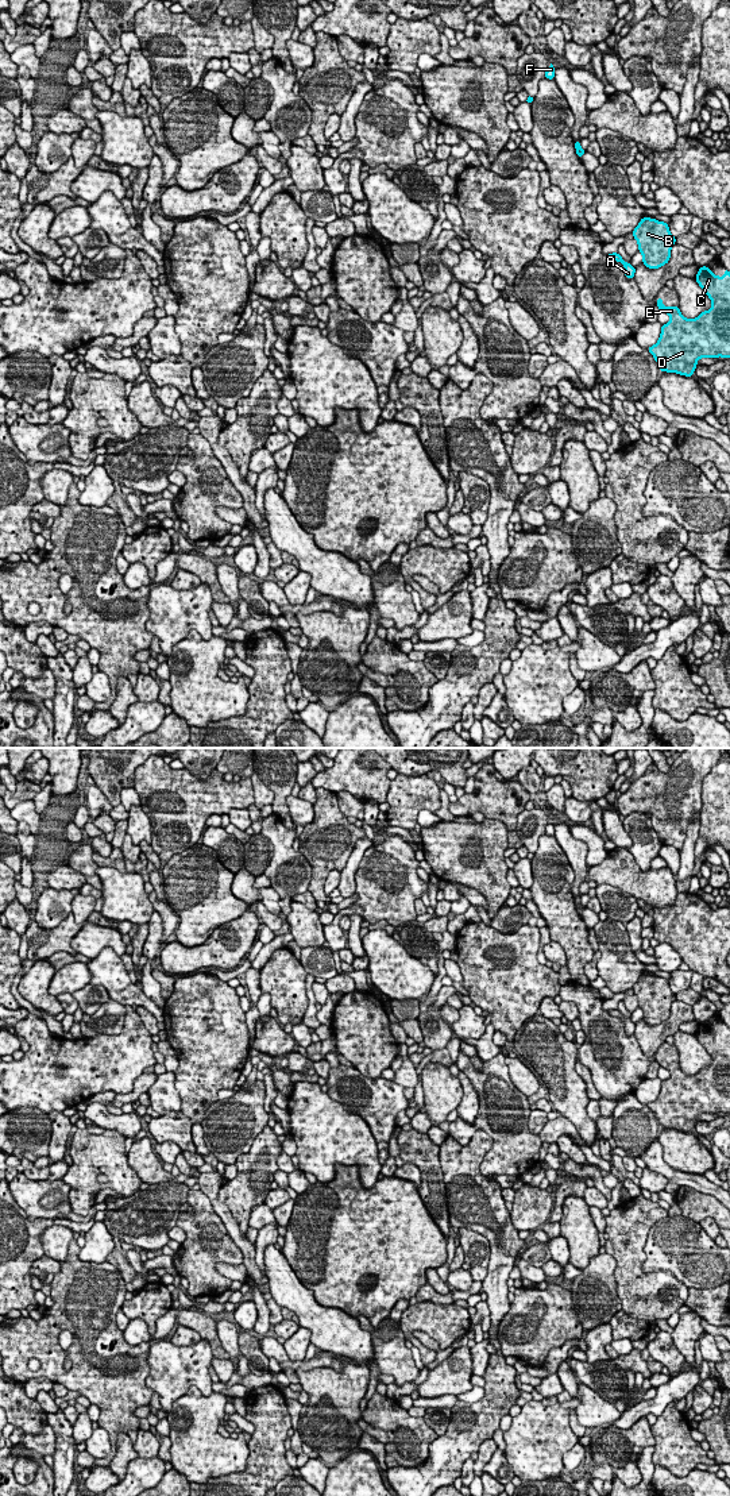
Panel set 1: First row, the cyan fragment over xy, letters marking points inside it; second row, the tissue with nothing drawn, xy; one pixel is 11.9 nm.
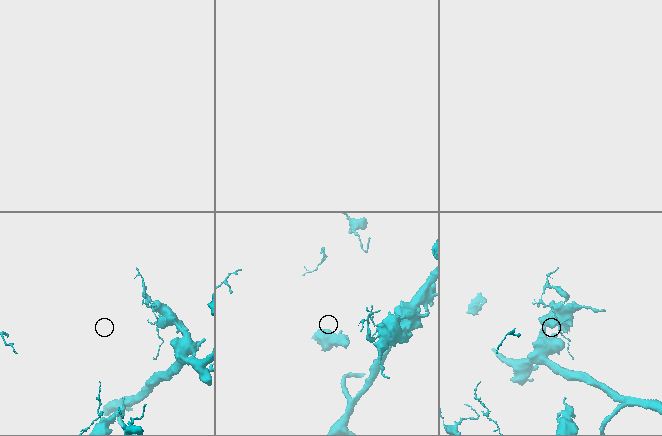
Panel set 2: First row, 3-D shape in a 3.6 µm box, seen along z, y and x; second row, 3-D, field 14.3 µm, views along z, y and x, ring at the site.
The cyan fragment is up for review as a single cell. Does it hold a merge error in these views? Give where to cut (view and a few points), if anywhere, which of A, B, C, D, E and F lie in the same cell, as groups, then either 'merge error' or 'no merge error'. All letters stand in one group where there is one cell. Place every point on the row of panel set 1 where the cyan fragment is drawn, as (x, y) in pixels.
cut none; groups A B C D E F; no merge error

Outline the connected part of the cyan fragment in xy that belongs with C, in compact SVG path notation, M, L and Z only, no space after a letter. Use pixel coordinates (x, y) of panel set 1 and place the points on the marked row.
M703 266L699 267L695 279L712 302L712 306L696 319L685 319L679 306L664 306L663 298L657 298L658 309L671 317L663 324L657 343L648 348L660 371L692 377L700 358L730 358L730 271L725 269L725 275L718 277Z

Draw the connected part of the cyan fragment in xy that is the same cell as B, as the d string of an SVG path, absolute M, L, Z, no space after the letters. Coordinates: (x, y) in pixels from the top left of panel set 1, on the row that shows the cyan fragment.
M642 217L633 230L633 236L642 254L642 263L648 269L658 269L669 262L671 248L676 243L676 238L671 234L667 223Z

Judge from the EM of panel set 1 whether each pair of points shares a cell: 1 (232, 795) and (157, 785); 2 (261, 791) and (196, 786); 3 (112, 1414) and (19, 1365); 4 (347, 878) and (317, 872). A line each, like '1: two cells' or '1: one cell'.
1: one cell
2: two cells
3: one cell
4: two cells

